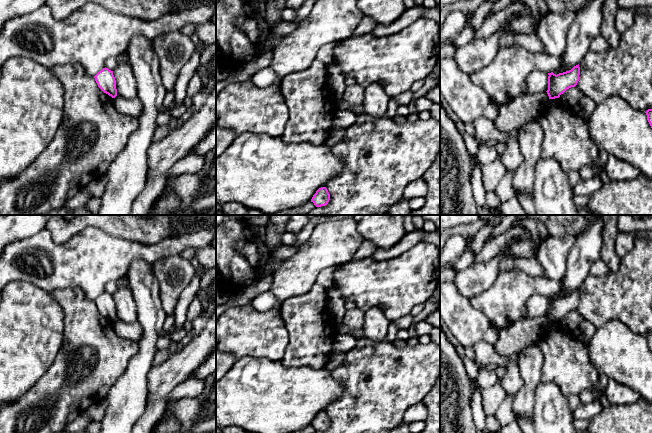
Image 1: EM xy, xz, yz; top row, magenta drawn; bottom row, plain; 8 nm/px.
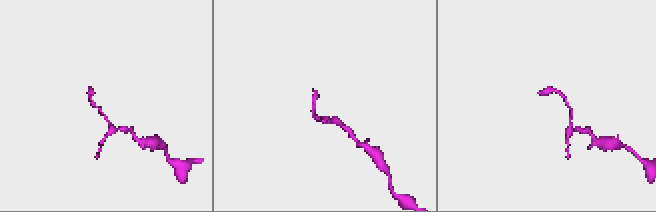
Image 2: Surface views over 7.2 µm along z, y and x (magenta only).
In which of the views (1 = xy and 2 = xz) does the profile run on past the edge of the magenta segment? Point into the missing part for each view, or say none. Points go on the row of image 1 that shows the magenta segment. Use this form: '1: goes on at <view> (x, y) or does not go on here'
1: does not go on here
2: does not go on here

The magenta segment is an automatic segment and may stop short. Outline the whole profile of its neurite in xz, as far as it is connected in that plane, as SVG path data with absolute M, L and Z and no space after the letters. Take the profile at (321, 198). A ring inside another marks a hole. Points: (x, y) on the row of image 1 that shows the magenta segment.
M326 187L319 188L313 195L311 202L314 203L316 207L325 206L330 200L330 194Z

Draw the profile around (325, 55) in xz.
M331 42L322 46L317 54L316 59L326 65L332 63L336 44L337 42Z

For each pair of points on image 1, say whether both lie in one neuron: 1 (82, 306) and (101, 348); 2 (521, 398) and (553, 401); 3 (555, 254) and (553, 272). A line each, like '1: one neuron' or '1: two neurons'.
1: one neuron
2: two neurons
3: one neuron

